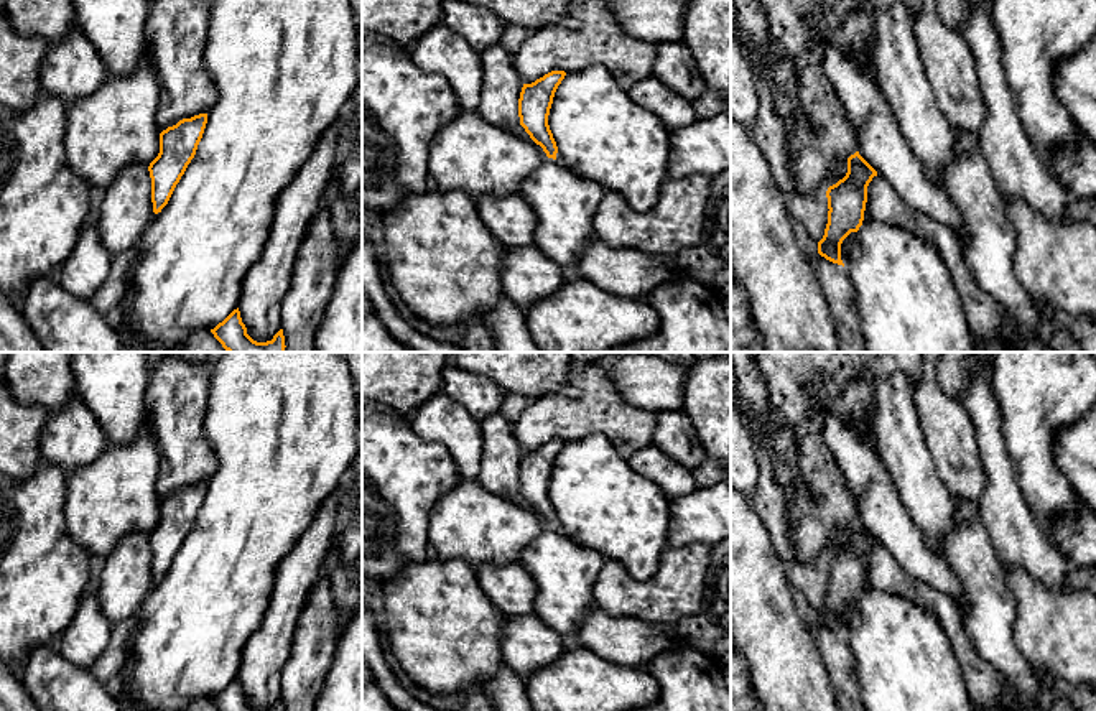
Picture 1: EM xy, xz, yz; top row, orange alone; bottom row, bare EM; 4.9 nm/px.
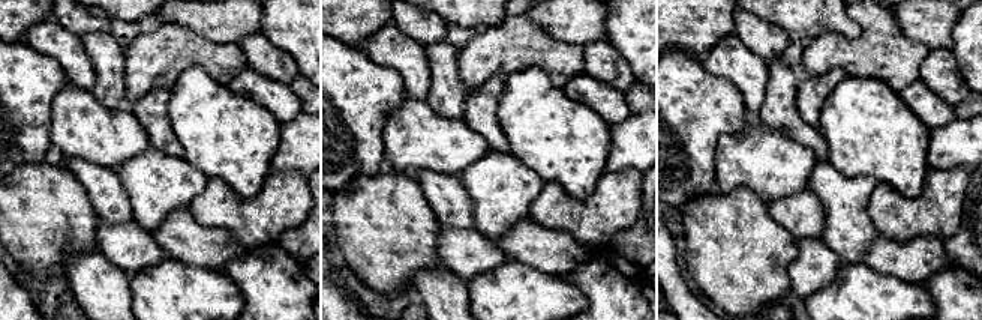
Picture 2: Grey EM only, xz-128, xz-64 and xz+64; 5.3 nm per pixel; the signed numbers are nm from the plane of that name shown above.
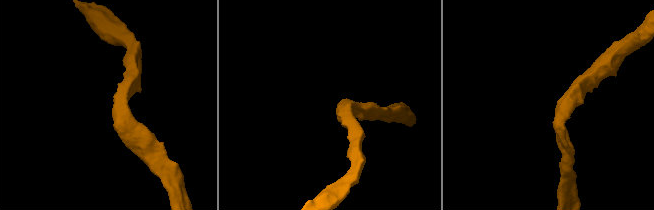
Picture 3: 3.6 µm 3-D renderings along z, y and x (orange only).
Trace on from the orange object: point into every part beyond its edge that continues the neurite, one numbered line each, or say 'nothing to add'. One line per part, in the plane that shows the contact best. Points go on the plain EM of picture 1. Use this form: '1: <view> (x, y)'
1: xy (176, 397)

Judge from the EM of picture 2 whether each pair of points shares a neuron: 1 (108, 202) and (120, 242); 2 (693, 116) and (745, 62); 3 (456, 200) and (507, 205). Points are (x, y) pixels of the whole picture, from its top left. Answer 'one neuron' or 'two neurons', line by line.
1: two neurons
2: one neuron
3: two neurons

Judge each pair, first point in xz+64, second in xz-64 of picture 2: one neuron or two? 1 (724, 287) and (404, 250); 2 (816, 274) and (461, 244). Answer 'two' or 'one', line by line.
1: one
2: one

